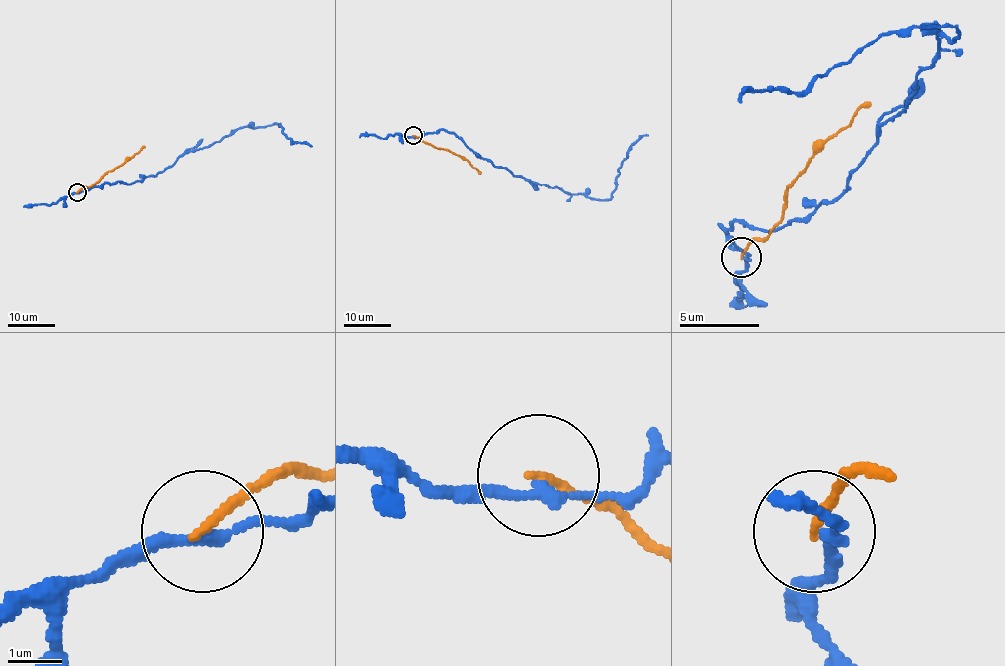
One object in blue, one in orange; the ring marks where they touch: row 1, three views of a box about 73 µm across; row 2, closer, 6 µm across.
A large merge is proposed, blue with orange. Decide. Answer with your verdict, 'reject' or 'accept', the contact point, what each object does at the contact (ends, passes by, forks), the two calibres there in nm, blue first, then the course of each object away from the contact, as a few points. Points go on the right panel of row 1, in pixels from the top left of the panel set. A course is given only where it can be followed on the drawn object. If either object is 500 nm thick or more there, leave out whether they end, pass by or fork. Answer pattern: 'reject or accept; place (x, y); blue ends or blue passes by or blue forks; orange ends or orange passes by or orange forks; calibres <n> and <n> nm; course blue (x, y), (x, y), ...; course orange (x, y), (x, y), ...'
reject; place (741, 257); blue passes by; orange ends; calibres 190 and 150 nm; course blue (742, 256), (722, 224), (802, 220), (845, 188), (937, 37), (957, 37), (889, 29), (798, 93), (738, 101); course orange (742, 256), (778, 224), (790, 188), (806, 165), (865, 105)

